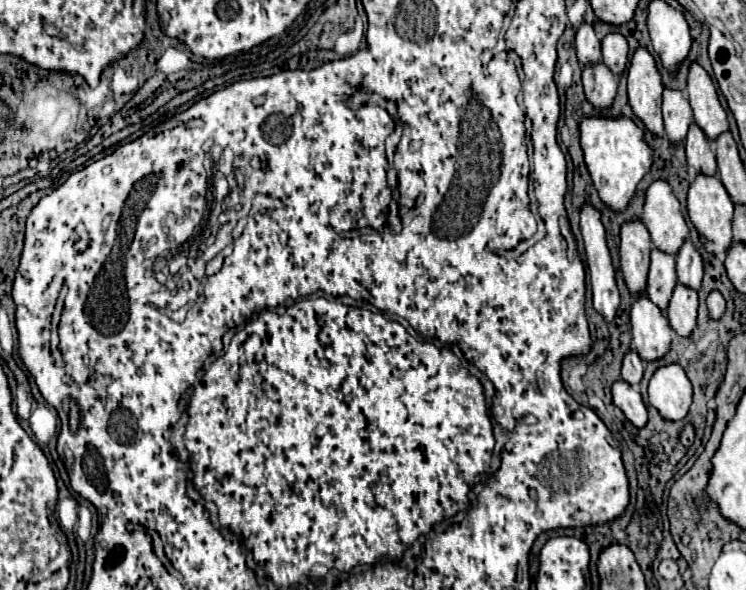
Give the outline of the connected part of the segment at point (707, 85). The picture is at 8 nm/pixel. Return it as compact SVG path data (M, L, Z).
M693 61L689 65L687 95L691 101L695 123L705 131L705 135L709 139L715 139L719 133L729 129L727 113L719 103L715 85L713 85L709 73L697 61Z

